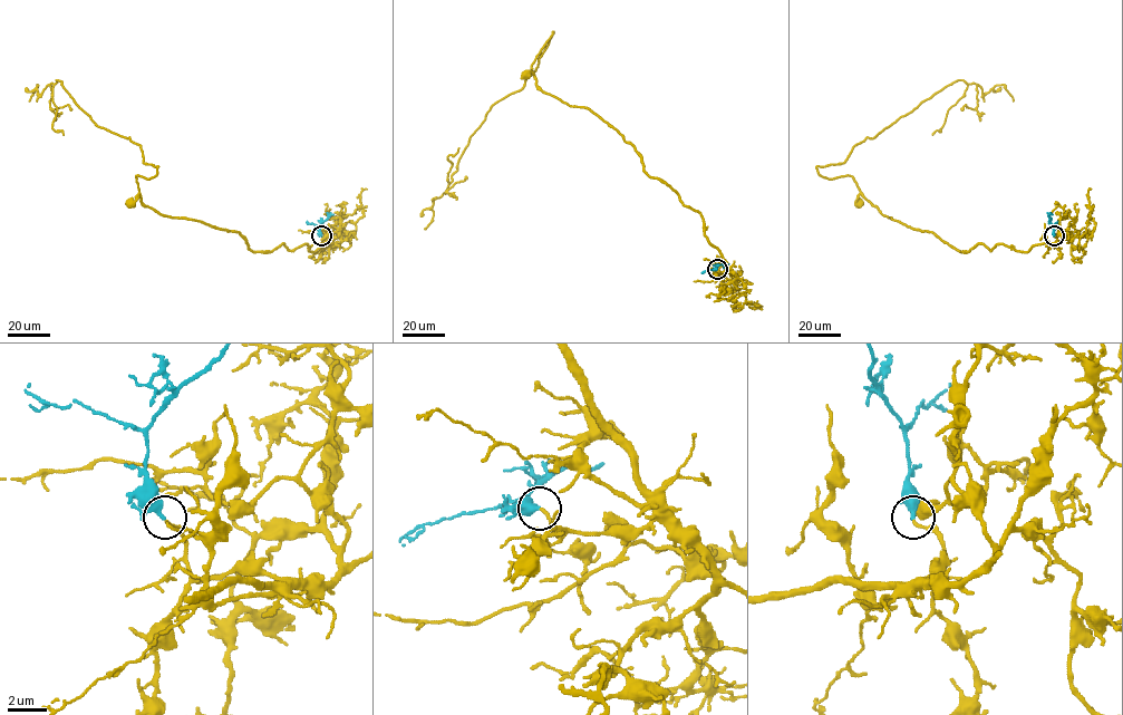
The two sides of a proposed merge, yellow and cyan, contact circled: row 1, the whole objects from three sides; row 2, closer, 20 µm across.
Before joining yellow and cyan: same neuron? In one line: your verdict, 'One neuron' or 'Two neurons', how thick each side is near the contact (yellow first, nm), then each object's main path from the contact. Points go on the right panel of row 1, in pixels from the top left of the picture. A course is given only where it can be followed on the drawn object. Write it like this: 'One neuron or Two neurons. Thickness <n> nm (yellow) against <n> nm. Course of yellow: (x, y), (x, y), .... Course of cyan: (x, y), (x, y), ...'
One neuron. Thickness 140 nm (yellow) against 400 nm. Course of yellow: (1054, 235), (1056, 242), (1026, 252), (978, 243), (960, 252), (883, 215), (861, 193), (859, 204). Course of cyan: (1054, 235), (1048, 214)

